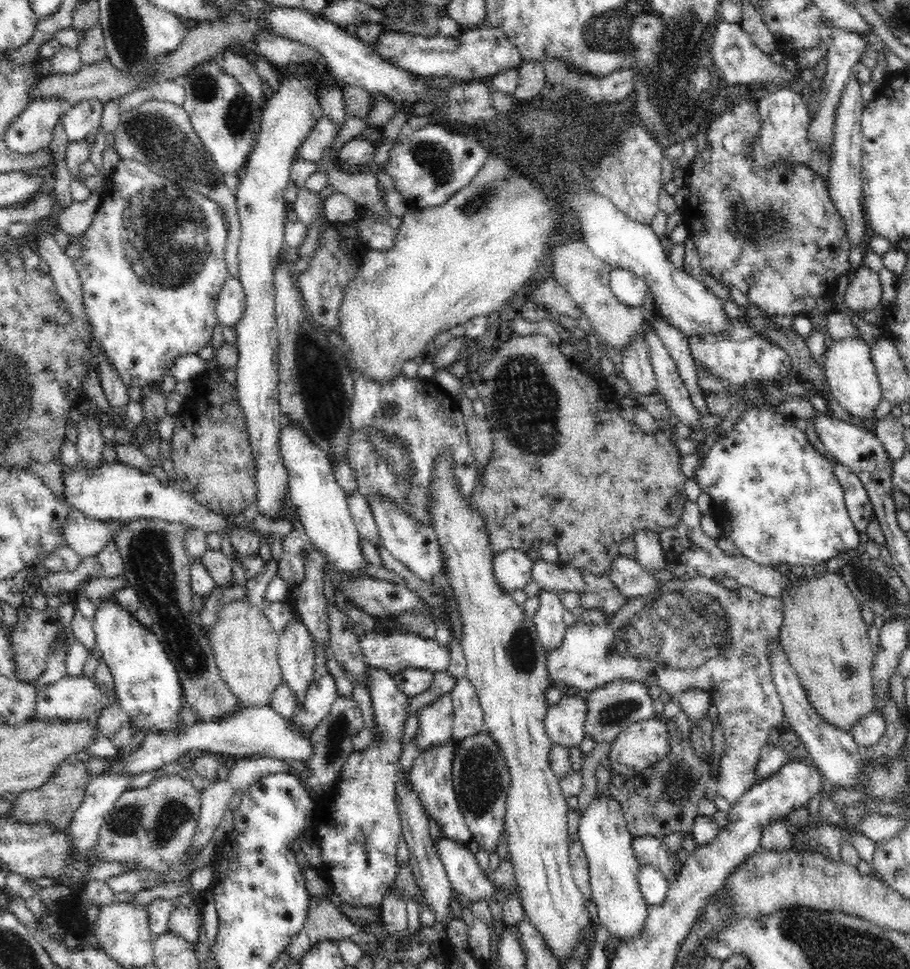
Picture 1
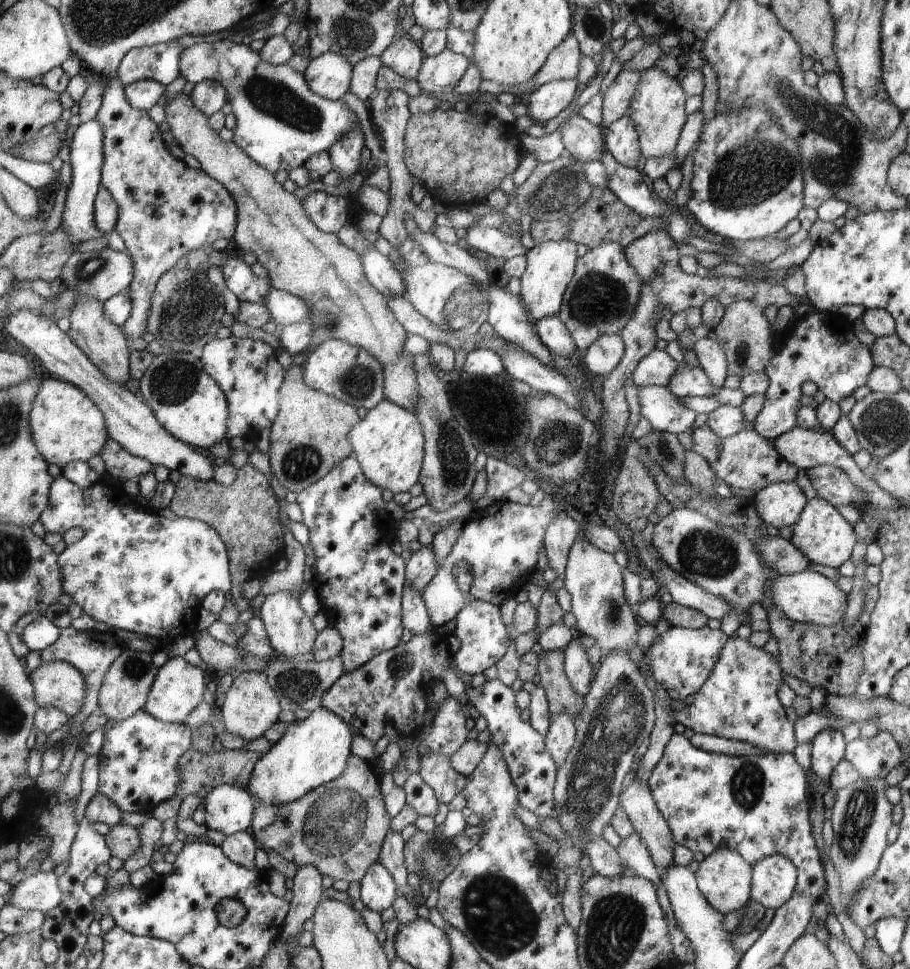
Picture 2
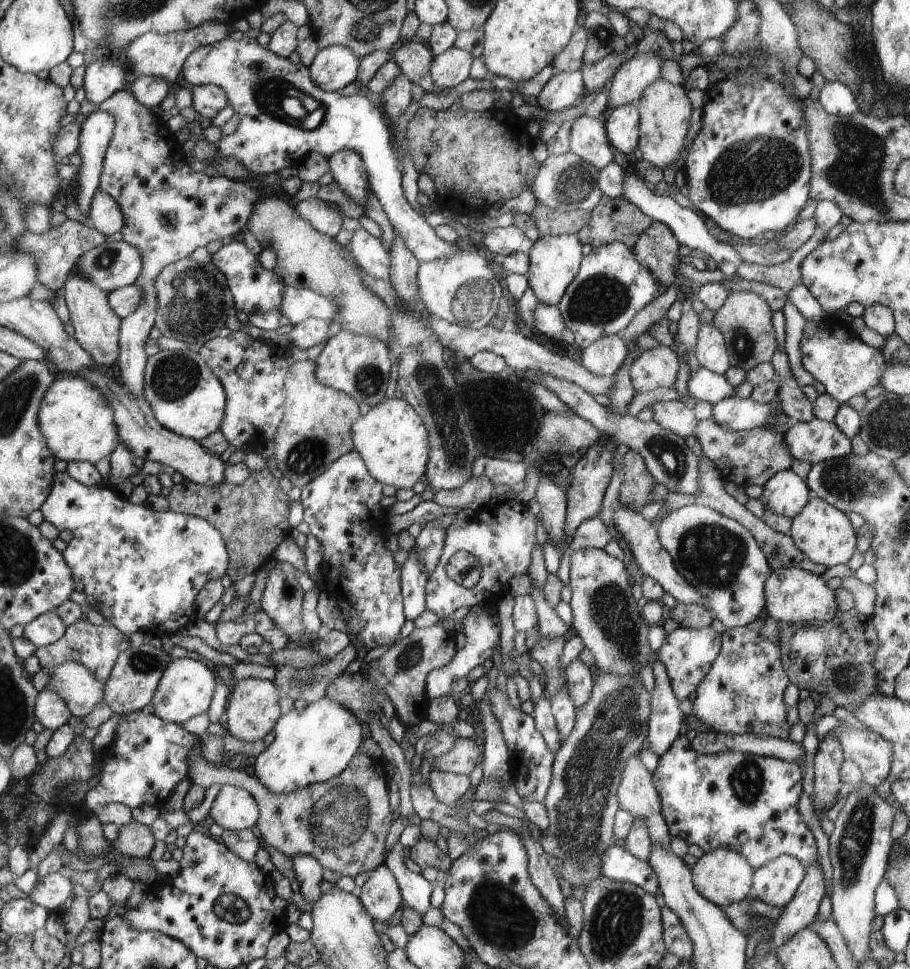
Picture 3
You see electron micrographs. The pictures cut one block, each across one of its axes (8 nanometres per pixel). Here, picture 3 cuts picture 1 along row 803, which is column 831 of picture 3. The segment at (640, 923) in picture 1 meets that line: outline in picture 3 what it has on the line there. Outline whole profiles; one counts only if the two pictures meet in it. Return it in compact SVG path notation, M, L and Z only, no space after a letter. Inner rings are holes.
M798 567L772 571L765 584L765 609L779 624L823 623L837 616L834 592L820 576Z

